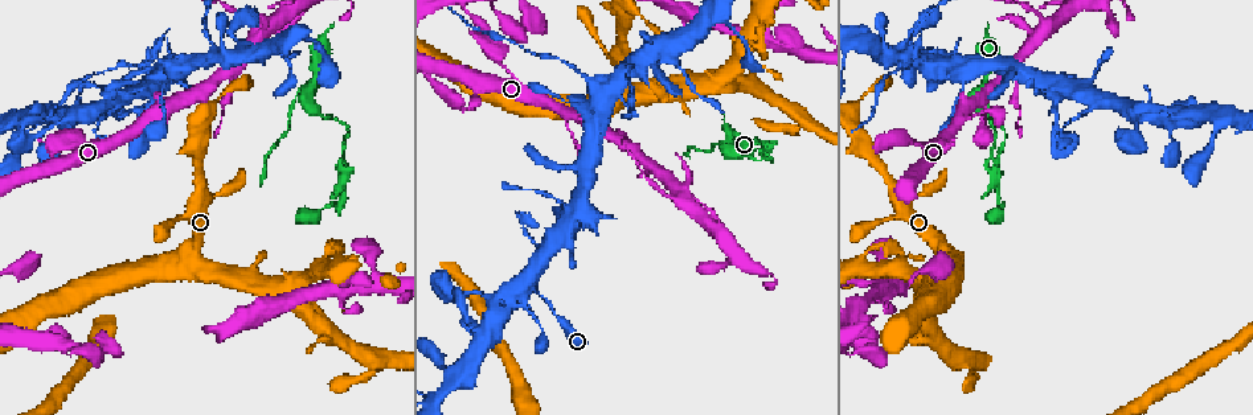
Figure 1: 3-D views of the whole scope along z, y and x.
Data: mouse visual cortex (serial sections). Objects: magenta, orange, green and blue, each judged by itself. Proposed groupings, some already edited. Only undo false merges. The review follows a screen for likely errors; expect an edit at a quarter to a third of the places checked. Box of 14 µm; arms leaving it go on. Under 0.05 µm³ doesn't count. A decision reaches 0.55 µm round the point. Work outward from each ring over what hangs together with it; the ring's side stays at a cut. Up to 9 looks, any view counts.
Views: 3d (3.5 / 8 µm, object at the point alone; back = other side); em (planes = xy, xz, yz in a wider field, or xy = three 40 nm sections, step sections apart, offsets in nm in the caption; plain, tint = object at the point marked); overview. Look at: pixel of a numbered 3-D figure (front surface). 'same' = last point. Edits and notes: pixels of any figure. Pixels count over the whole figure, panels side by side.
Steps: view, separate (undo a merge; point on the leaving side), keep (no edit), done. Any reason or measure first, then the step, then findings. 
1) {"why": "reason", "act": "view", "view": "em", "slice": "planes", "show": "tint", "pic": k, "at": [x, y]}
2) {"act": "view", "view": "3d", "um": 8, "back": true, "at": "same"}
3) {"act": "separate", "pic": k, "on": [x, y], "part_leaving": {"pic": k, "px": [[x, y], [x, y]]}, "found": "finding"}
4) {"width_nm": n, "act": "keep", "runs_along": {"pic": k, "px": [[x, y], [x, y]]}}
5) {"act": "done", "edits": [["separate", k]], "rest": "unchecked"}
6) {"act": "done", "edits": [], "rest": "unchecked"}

{"why": "thick turns thin", "act": "view", "view": "3d", "um": 8, "pic": 1, "at": [311, 90]}

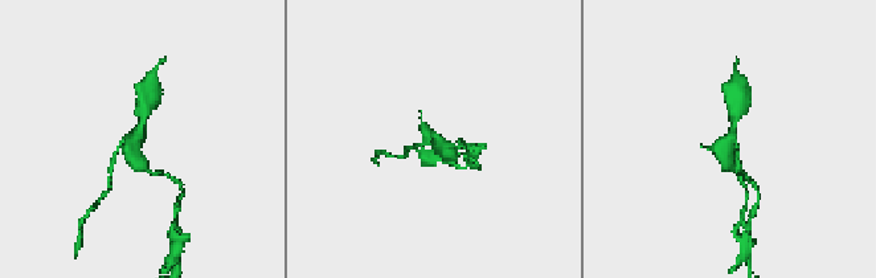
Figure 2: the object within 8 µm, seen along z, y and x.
{"act": "view", "view": "em", "slice": "xy", "step": 5, "show": "tint", "pic": 2, "at": [729, 137]}

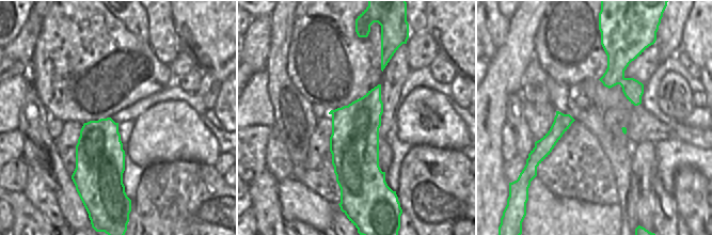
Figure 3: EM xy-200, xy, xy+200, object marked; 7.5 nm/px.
{"act": "separate", "pic": 2, "on": [129, 152], "part_leaving": {"pic": 2, "px": [[143, 121], [136, 156], [148, 171]]}, "found": "a second cell is stuck on"}

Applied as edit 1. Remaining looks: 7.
{"why": "thin arm on a thick one", "act": "view", "view": "em", "slice": "xy", "step": 2, "show": "tint", "pic": 1, "at": [530, 286]}

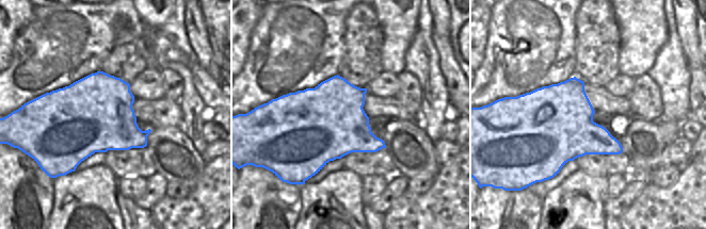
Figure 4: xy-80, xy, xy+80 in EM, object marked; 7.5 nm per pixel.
{"act": "view", "view": "3d", "um": 3.5, "at": "same"}

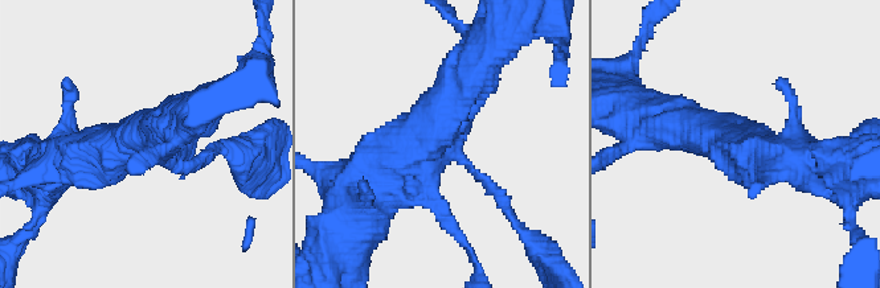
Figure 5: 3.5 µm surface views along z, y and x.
{"act": "keep", "runs_along": {"pic": 5, "px": [[793, 159], [760, 167], [671, 123]]}, "found": "one cell here"}

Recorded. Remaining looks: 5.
{"why": "calibre changes", "act": "view", "view": "3d", "um": 3.5, "pic": 1, "at": [153, 57]}

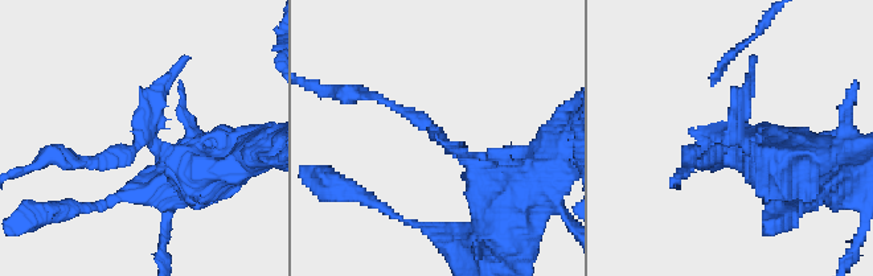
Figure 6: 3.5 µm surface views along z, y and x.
{"why": "shape alone is not enough", "act": "view", "view": "em", "slice": "xy", "step": 2, "show": "tint", "pic": 6, "at": [142, 139]}

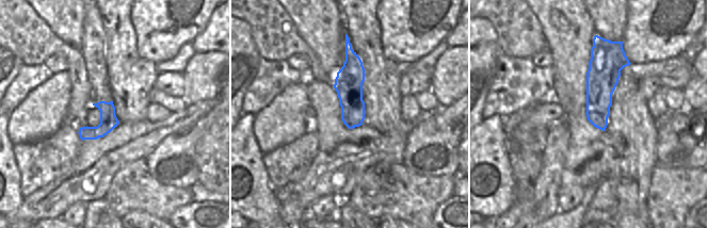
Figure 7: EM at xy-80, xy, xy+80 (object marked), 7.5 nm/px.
{"act": "view", "view": "em", "slice": "planes", "show": "tint", "at": "same"}

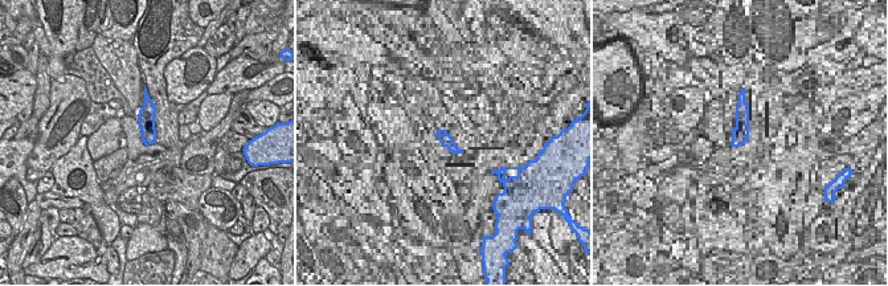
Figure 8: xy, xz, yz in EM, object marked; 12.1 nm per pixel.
{"act": "separate", "pic": 6, "on": [99, 161], "part_leaving": {"pic": 6, "px": [[136, 145], [31, 167]]}, "found": "a second cell is stuck on"}

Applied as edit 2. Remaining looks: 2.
{"act": "done", "edits": [["separate", 2], ["separate", 6]], "rest": "unchecked"}

